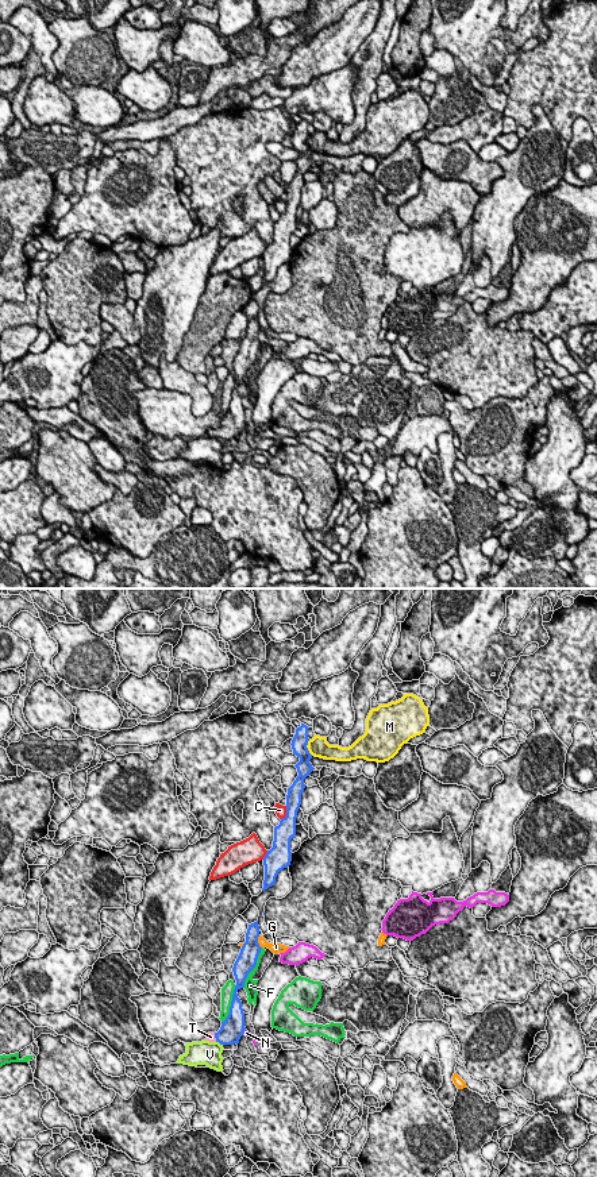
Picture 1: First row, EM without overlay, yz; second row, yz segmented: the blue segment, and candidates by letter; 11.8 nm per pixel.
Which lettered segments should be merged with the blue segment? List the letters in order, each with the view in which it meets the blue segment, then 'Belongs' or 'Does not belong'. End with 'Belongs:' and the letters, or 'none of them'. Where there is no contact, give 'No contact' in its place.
C: Touches blue in yz. Does not belong
F: Touches blue in yz. Does not belong
G: Touches blue in yz. Does not belong
M: Touches blue in yz. Does not belong
N: Touches blue in yz. Does not belong
T: Touches blue in yz. Belongs
V: Touches blue in yz. Does not belong
Belongs: T

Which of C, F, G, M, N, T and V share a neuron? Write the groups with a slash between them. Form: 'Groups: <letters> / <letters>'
Groups: C / F / G / M / N / T / V

